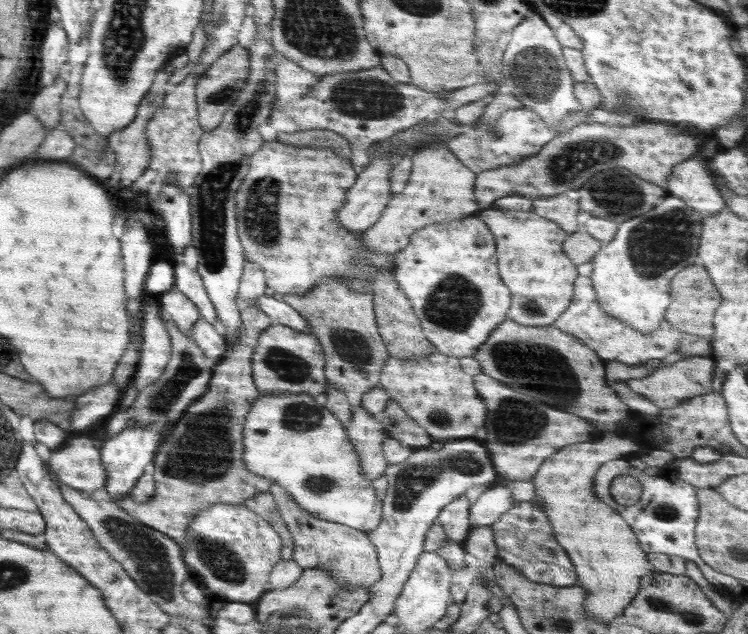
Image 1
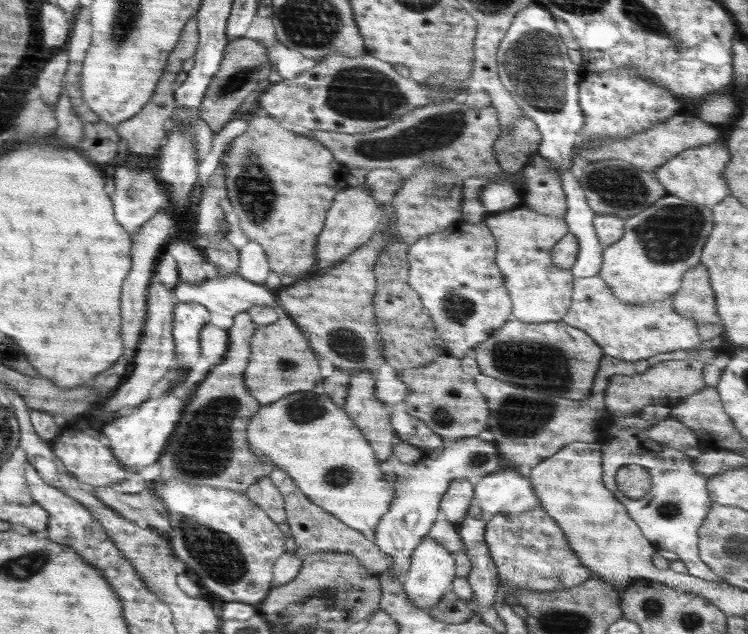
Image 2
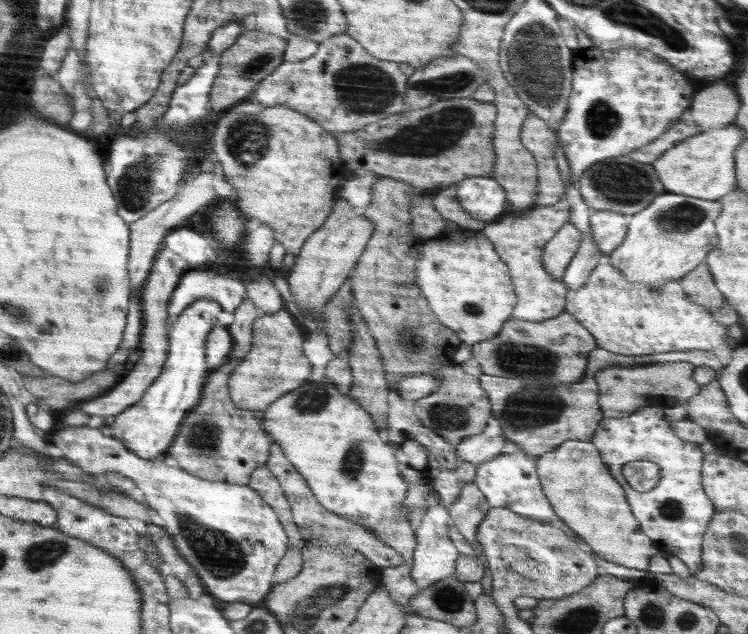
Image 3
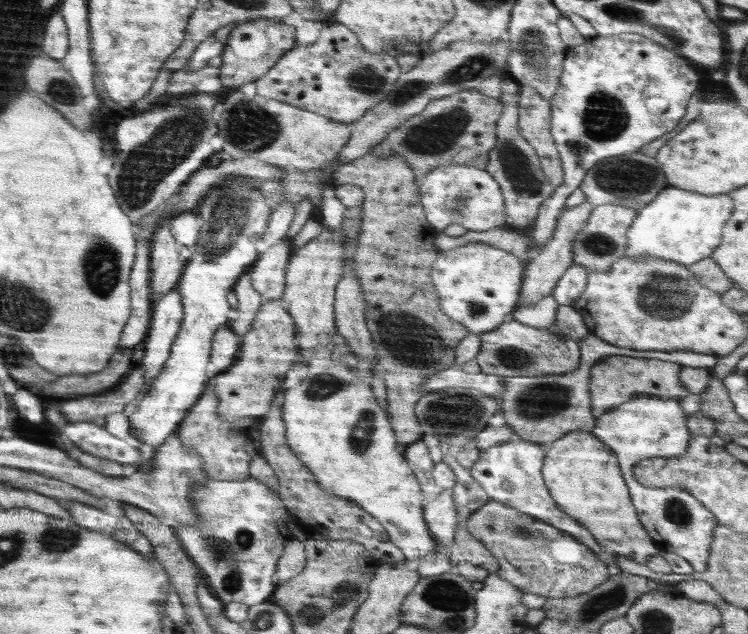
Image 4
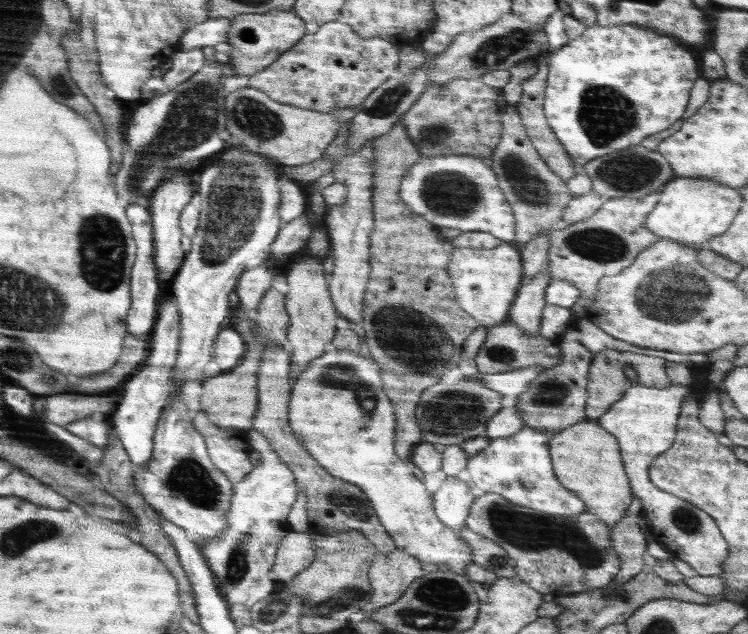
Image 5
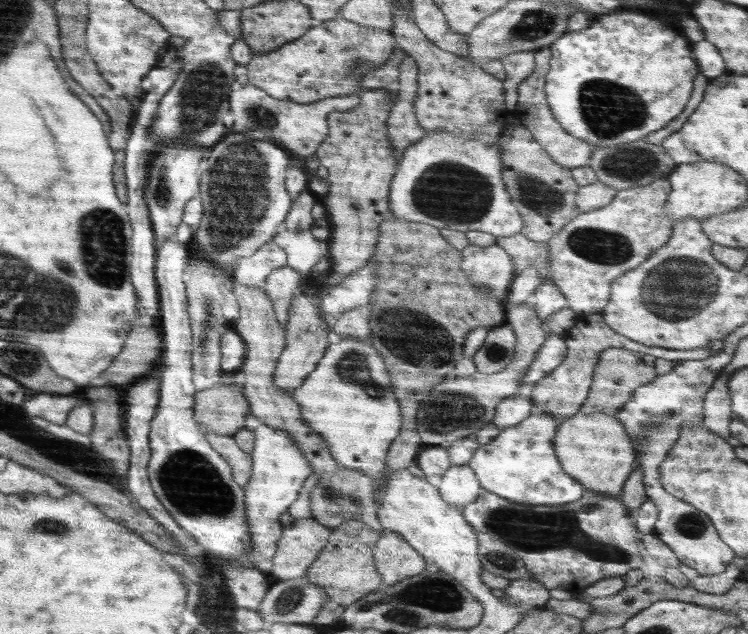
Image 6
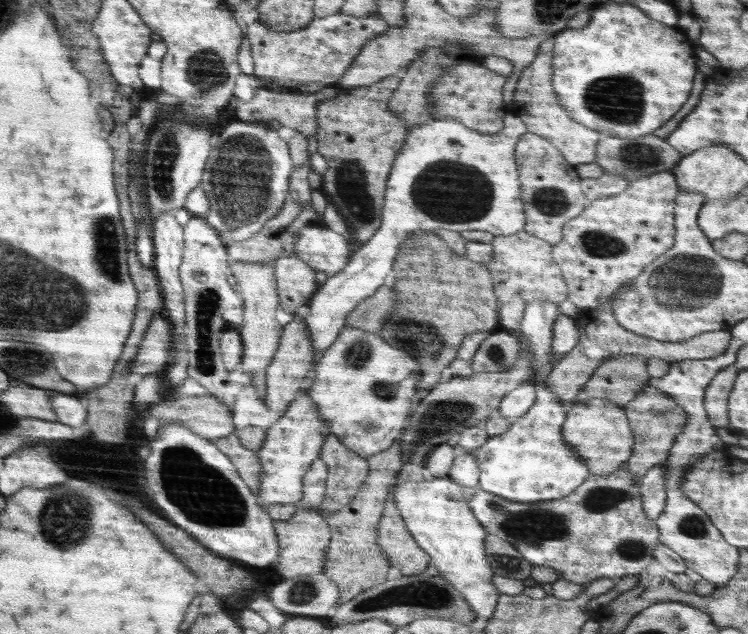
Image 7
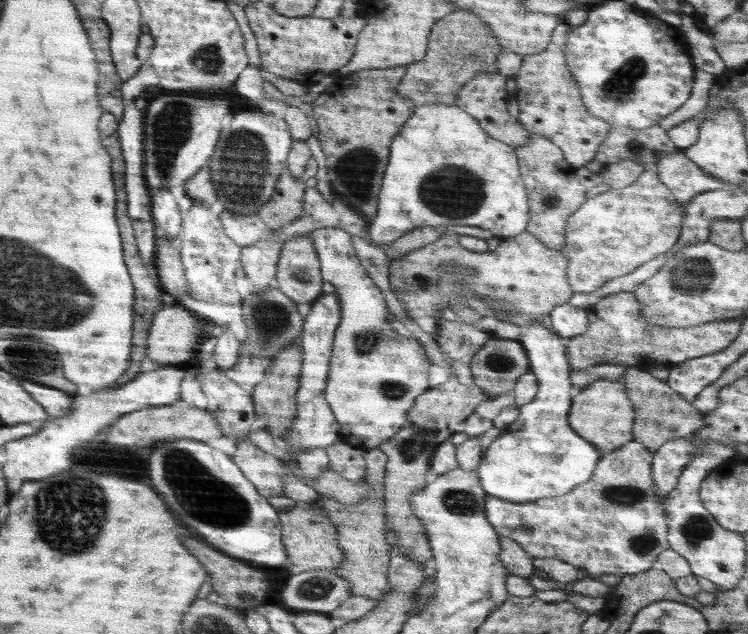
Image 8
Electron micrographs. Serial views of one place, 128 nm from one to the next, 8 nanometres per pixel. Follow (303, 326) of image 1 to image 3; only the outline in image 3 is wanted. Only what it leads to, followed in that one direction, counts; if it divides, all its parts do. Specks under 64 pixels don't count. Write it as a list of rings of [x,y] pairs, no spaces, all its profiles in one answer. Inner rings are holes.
[[[188,270],[183,272],[169,301],[168,324],[172,326],[178,315],[192,302],[205,299],[219,303],[223,312],[233,314],[247,298],[247,285],[226,272]]]

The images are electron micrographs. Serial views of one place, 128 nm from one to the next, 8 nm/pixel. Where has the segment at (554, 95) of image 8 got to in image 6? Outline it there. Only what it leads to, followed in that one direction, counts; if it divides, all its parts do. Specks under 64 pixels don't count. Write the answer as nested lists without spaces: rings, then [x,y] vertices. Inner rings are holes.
[[[544,46],[540,50],[536,50],[534,56],[535,70],[518,86],[517,105],[512,111],[513,118],[518,119],[532,133],[534,140],[548,152],[548,156],[555,160],[556,164],[570,169],[586,166],[590,160],[593,147],[588,142],[578,140],[576,136],[564,131],[564,128],[558,124],[558,120],[554,118],[550,106],[548,106],[548,100],[546,100],[544,85],[550,69],[551,50],[548,46]]]

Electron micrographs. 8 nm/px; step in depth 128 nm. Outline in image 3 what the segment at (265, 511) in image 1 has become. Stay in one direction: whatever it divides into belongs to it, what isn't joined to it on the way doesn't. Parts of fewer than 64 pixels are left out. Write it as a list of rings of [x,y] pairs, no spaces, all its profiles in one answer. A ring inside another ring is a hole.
[[[260,466],[260,468],[256,468],[252,472],[247,485],[254,488],[262,496],[262,500],[277,514],[278,520],[287,534],[289,547],[301,550],[306,545],[304,538],[294,524],[293,514],[282,487],[279,485],[277,478],[268,470],[268,467]]]

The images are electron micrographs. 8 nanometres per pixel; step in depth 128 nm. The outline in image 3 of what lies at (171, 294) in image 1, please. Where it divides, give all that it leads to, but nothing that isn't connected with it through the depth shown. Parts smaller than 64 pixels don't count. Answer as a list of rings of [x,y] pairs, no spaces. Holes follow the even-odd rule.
[[[199,299],[180,313],[170,327],[168,358],[160,376],[156,376],[135,405],[118,414],[112,423],[112,437],[120,440],[130,452],[144,460],[153,460],[166,453],[173,443],[180,423],[202,395],[202,387],[210,372],[206,366],[206,338],[222,313],[219,303]]]

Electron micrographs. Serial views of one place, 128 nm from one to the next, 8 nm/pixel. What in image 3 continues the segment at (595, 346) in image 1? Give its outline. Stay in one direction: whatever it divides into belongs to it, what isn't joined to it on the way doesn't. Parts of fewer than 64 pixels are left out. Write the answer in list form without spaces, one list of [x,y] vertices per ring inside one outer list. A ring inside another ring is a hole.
[[[601,262],[588,276],[588,281],[577,290],[568,292],[565,297],[565,312],[582,324],[583,328],[596,340],[597,347],[616,354],[653,355],[670,351],[714,350],[726,345],[724,332],[727,328],[716,324],[710,311],[687,300],[679,280],[665,283],[662,287],[646,287],[628,283],[616,268]]]

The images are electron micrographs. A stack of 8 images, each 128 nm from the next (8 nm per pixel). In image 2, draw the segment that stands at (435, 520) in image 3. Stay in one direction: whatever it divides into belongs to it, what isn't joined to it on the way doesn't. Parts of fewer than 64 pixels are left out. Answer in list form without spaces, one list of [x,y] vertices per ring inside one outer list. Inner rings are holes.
[[[424,536],[424,540],[413,553],[410,568],[403,578],[404,592],[410,604],[426,612],[442,600],[442,596],[451,589],[452,580],[455,578],[454,559],[450,557],[450,552],[439,544],[432,536]]]

